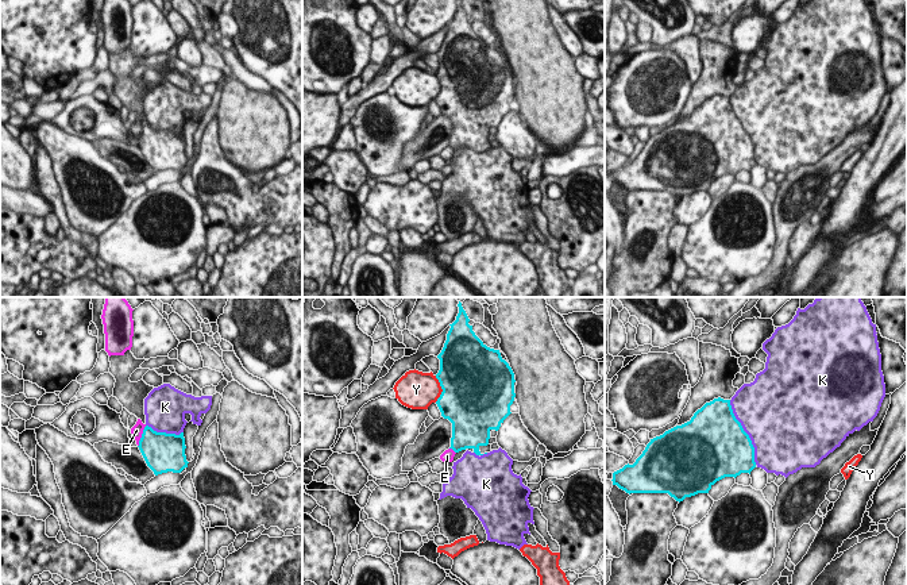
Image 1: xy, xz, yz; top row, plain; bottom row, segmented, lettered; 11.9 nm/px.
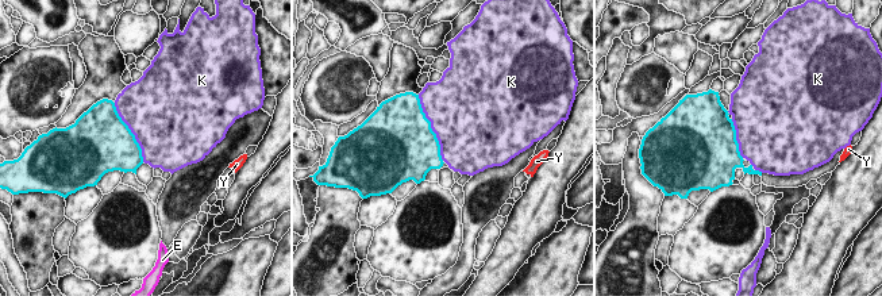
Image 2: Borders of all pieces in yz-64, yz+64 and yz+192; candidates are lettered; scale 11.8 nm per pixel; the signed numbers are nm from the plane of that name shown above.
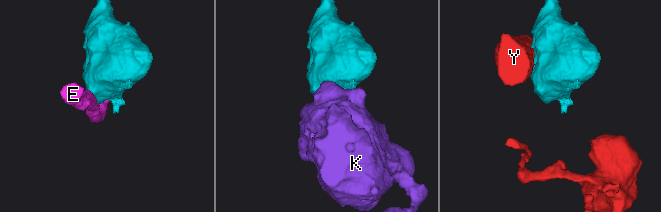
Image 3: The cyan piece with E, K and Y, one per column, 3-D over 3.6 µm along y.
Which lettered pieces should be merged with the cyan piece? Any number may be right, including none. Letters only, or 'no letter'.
no letter

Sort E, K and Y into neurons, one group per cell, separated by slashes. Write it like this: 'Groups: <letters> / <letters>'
Groups: E / K / Y

